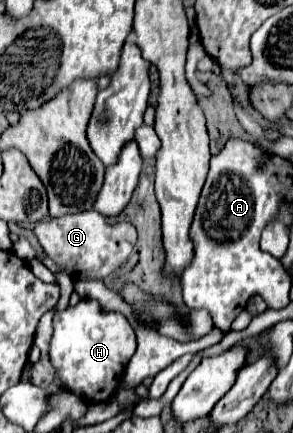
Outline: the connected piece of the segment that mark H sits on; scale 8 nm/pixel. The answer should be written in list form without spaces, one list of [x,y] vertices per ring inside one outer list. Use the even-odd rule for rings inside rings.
[[[80,299],[78,305],[66,307],[64,311],[54,315],[54,333],[50,339],[50,363],[56,369],[58,377],[64,383],[64,389],[78,395],[86,403],[106,403],[114,397],[116,387],[120,383],[120,377],[130,361],[130,357],[136,351],[136,335],[130,327],[128,319],[120,311],[102,311],[100,303],[96,299]]]

